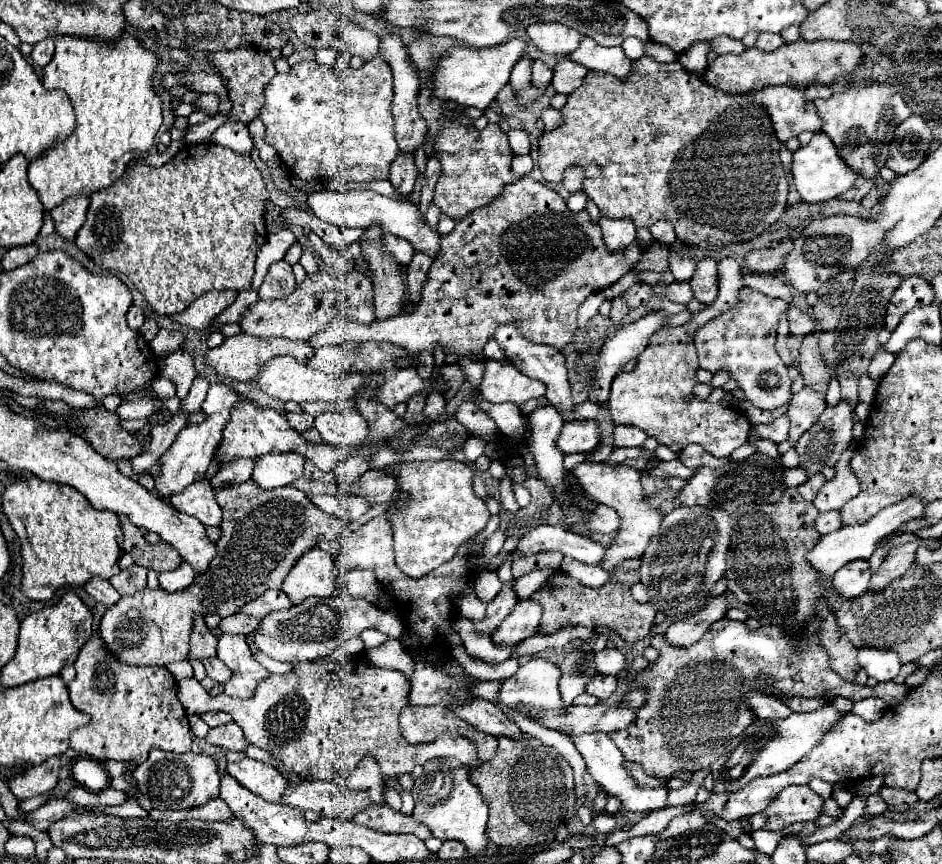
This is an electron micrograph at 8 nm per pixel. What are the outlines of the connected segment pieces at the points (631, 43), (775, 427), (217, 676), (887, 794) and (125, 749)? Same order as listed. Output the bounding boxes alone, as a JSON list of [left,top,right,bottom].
[[623,38,645,60],[753,416,789,444],[203,656,231,684],[879,786,919,810],[67,632,191,764]]

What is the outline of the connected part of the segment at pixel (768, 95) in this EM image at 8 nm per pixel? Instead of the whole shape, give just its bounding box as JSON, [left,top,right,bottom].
[751,86,821,144]

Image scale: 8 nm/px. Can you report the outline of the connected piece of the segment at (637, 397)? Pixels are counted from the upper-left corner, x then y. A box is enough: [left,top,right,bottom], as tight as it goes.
[609,258,751,458]

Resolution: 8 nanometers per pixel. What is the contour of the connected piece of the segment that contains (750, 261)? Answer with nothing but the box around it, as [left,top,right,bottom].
[743,242,793,274]

